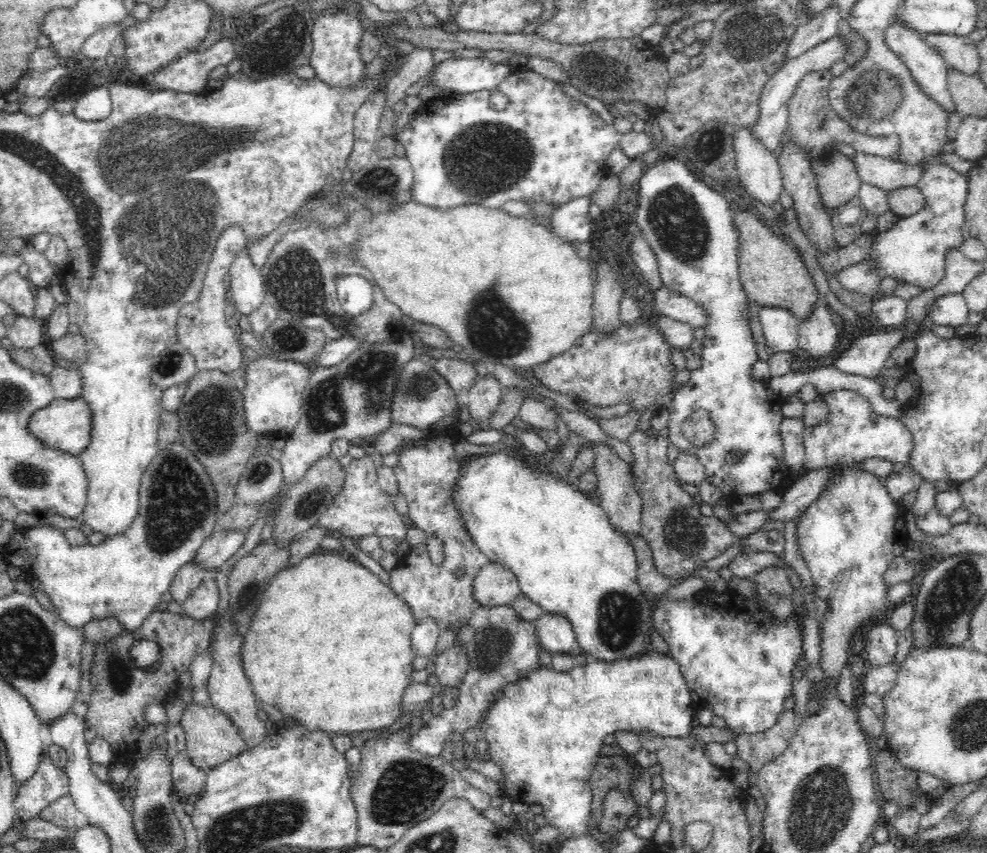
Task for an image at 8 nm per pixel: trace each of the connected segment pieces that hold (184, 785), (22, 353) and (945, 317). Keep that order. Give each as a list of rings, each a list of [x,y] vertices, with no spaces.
[[[186,750],[180,751],[171,760],[171,773],[173,786],[180,795],[187,797],[202,792],[206,782],[206,769],[194,766]]]
[[[46,342],[29,349],[11,346],[9,353],[13,360],[22,365],[23,368],[41,373],[42,375],[49,376],[57,363],[54,353]]]
[[[961,293],[945,294],[940,297],[936,307],[932,308],[930,315],[934,325],[957,327],[968,323],[968,314],[971,310]]]

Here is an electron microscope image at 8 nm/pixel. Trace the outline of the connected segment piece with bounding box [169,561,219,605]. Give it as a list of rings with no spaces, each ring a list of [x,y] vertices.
[[[194,561],[187,562],[176,573],[172,584],[169,588],[172,594],[172,599],[179,602],[181,605],[190,596],[190,593],[202,584],[202,581],[209,577],[214,577],[218,574],[218,569],[202,569],[198,567]]]

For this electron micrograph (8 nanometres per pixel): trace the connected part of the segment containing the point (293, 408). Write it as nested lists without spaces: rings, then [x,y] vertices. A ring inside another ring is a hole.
[[[268,353],[258,355],[246,368],[246,388],[242,390],[245,398],[247,426],[254,434],[266,433],[275,438],[287,440],[301,418],[302,398],[309,384],[312,369],[295,361],[280,361]]]

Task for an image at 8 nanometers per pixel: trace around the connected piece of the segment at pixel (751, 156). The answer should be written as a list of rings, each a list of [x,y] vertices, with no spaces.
[[[737,126],[734,132],[734,154],[738,181],[752,199],[772,206],[782,194],[782,174],[775,152],[762,147],[750,135],[749,126]]]

